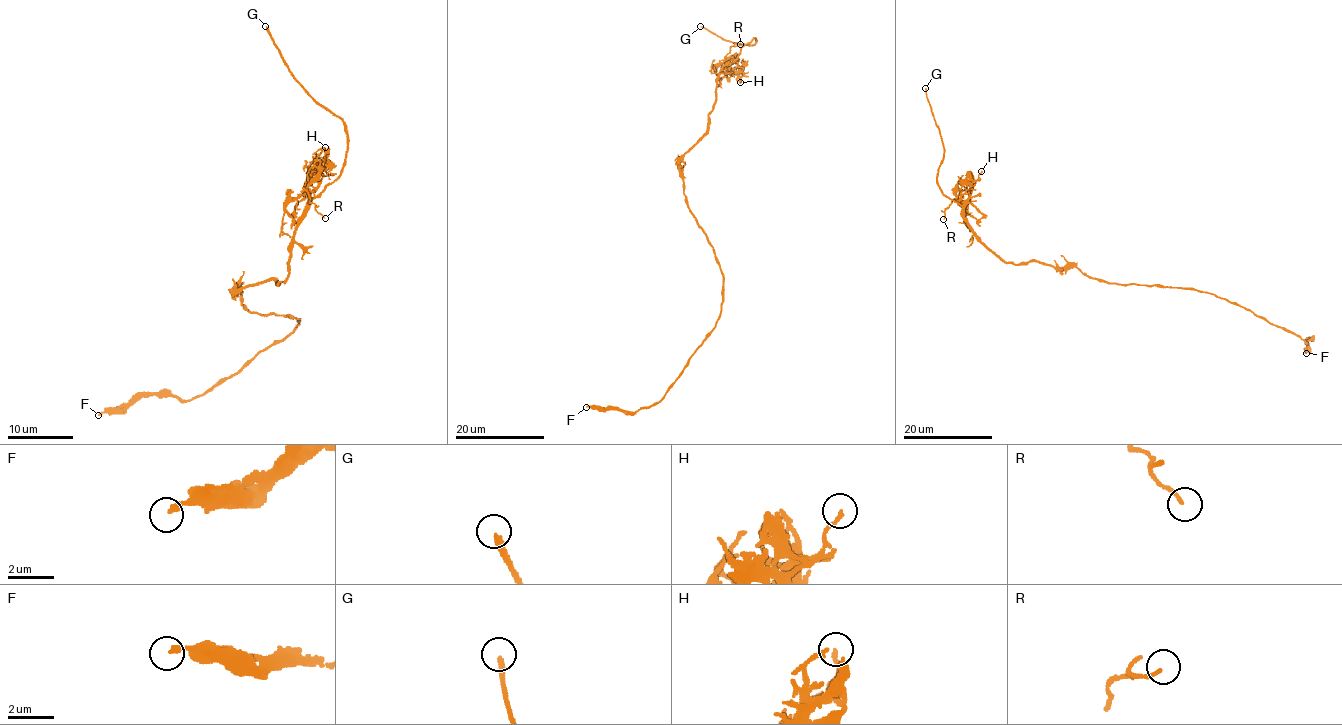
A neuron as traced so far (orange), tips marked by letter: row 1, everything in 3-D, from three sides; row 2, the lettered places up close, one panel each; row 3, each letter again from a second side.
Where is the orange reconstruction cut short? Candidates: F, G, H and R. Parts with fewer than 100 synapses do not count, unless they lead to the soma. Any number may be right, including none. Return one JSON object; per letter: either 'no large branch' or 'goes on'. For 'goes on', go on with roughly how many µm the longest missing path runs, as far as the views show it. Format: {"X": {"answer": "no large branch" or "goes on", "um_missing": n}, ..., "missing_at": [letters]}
{"F": {"answer": "no large branch"}, "G": {"answer": "goes on", "um_missing": 15}, "H": {"answer": "no large branch"}, "R": {"answer": "no large branch"}, "missing_at": ["G"]}

